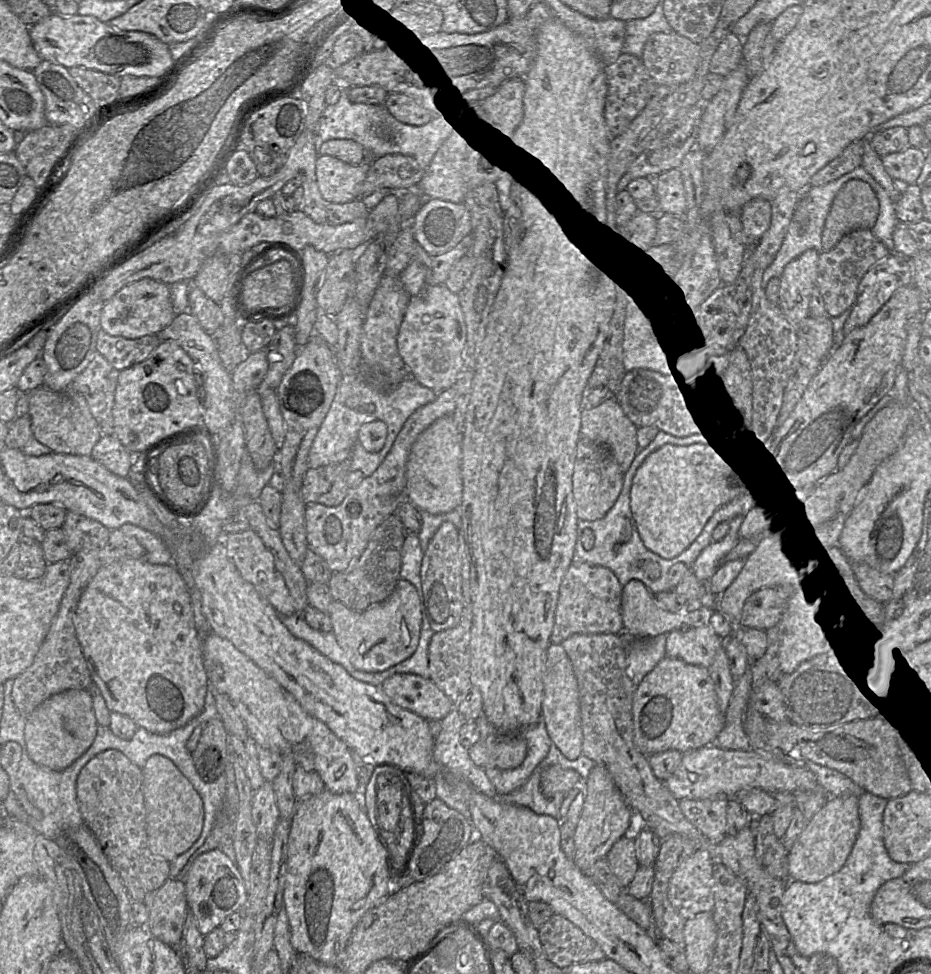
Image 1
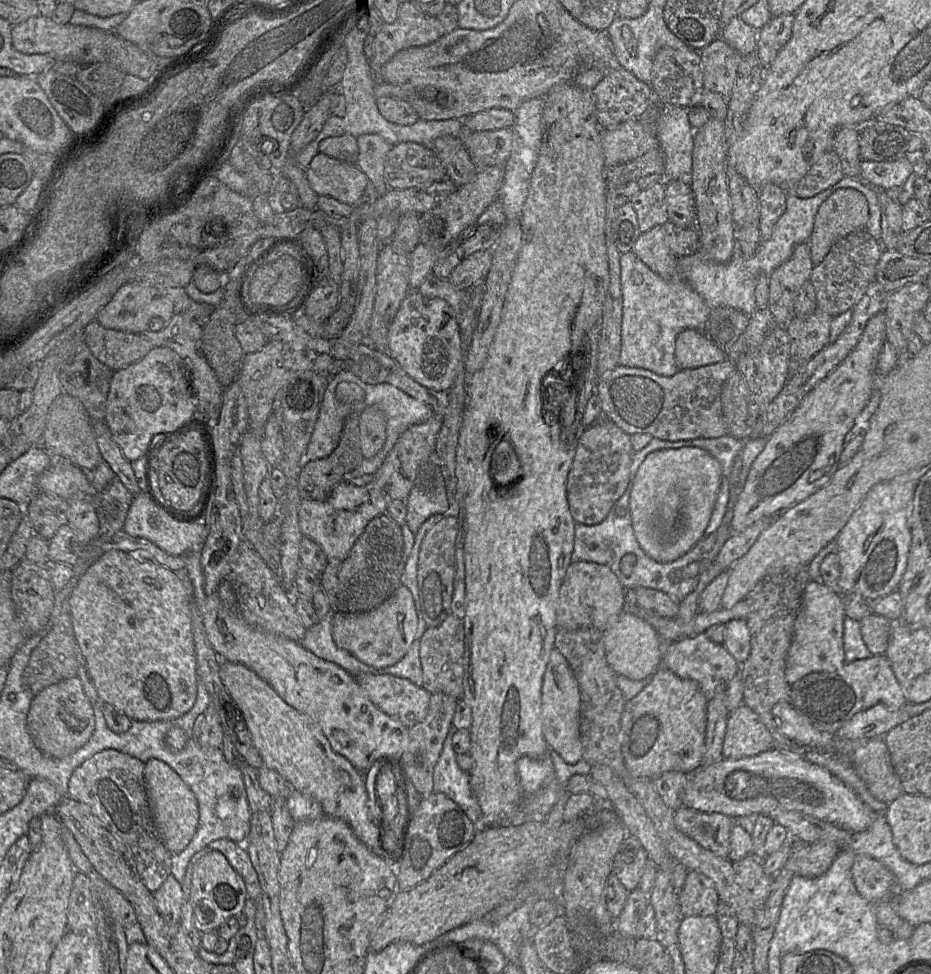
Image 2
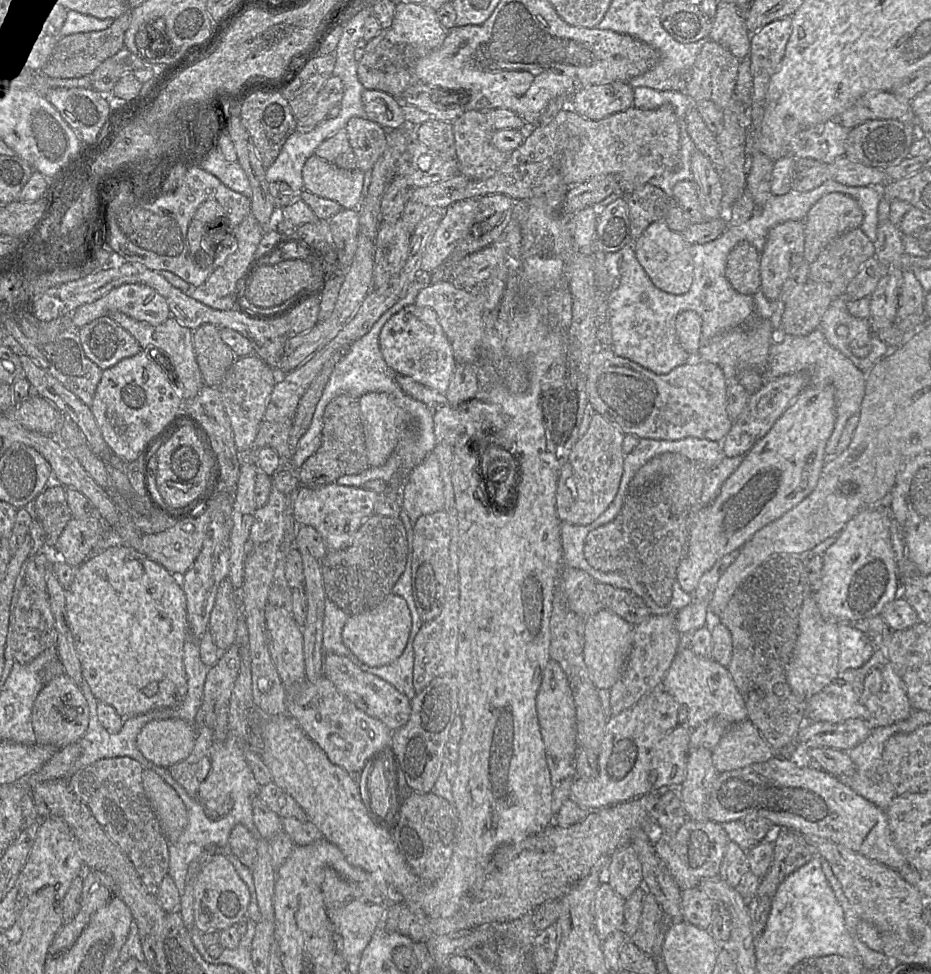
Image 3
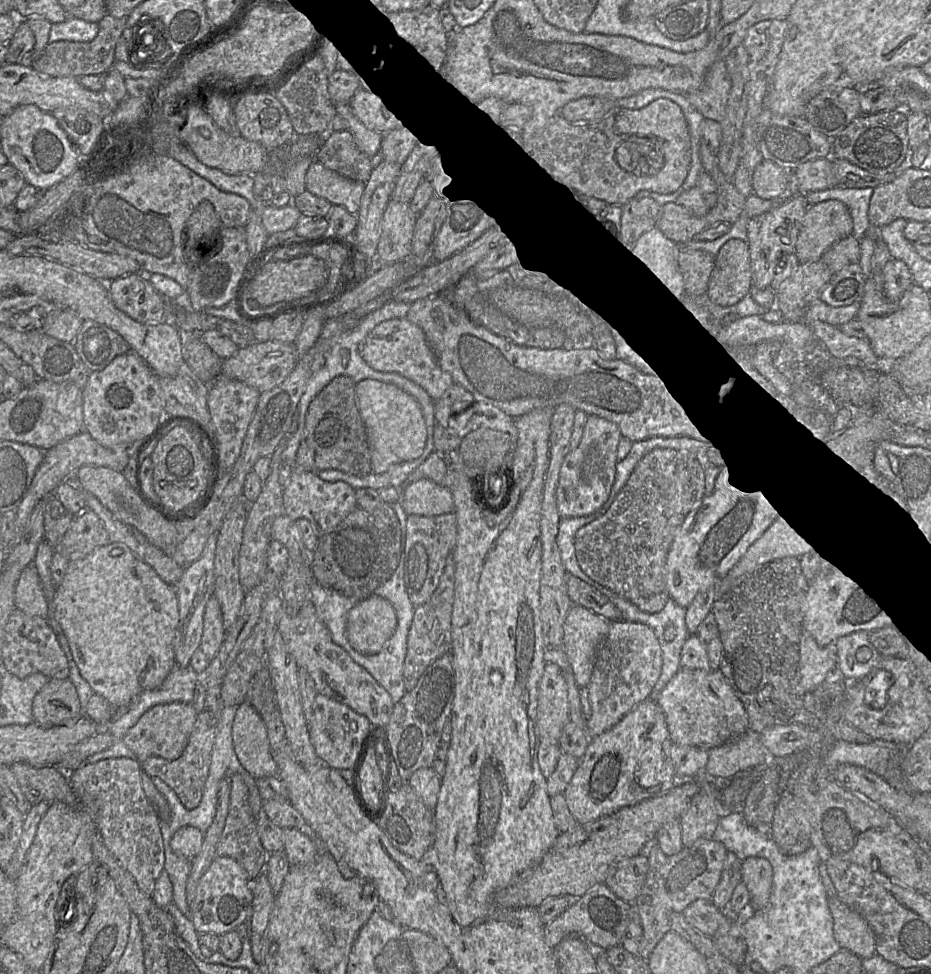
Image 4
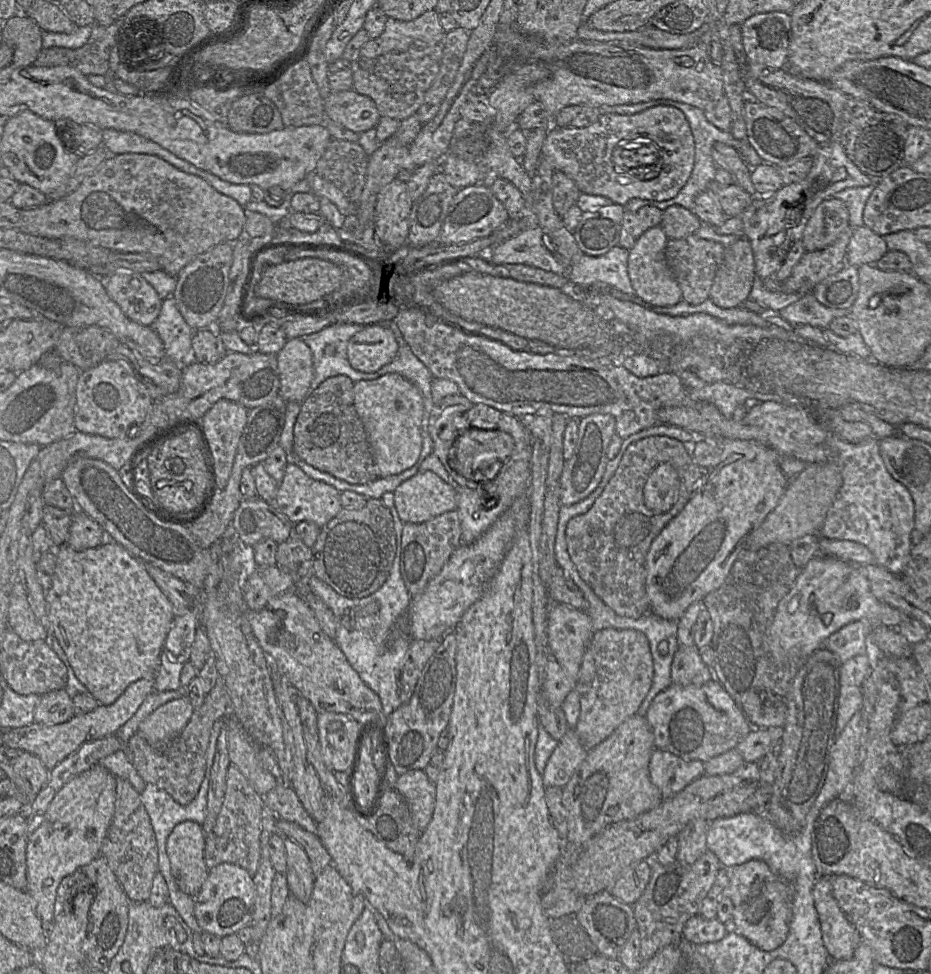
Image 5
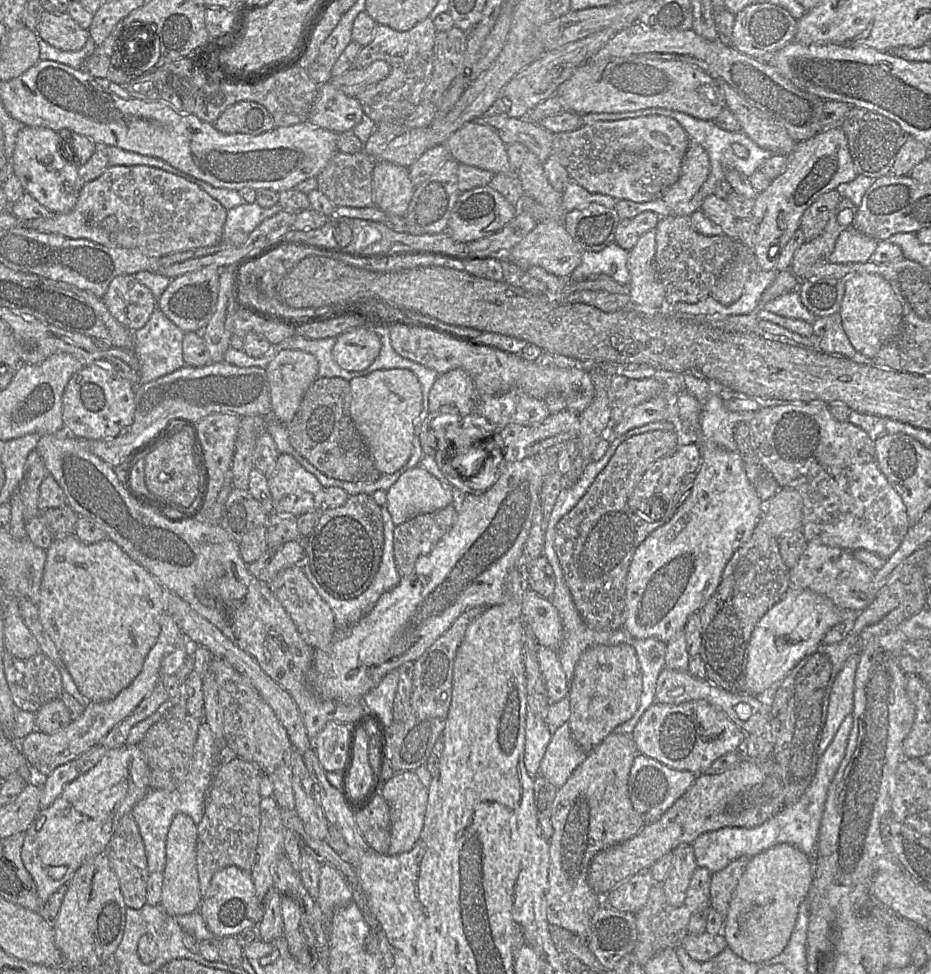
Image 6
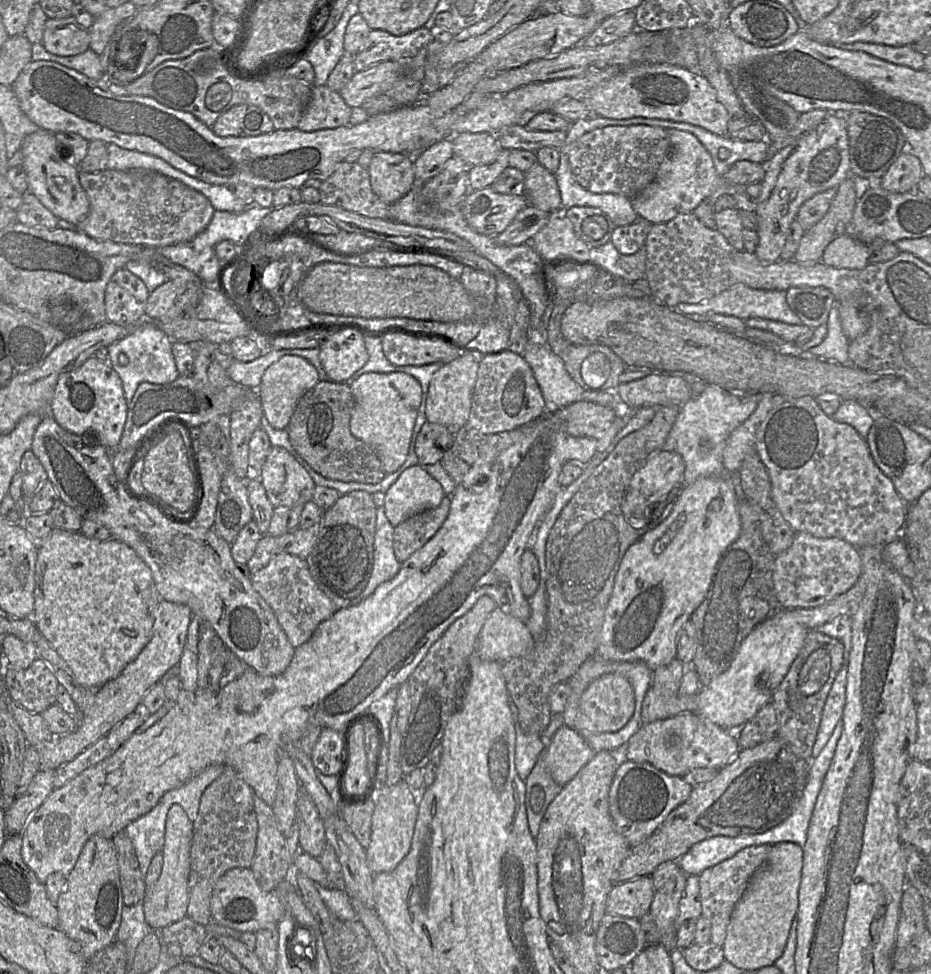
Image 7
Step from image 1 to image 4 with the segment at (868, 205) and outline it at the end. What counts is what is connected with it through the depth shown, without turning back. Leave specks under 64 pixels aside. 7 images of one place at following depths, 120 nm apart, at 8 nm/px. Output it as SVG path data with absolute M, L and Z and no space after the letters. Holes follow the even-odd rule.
M829 199L812 205L803 220L796 242L799 262L817 262L840 240L853 234L849 207L841 200Z

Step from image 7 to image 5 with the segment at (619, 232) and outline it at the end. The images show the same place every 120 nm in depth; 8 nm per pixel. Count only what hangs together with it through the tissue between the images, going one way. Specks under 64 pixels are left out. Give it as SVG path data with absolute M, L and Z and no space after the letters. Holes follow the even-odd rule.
M643 206L637 211L626 210L623 216L619 245L631 249L649 228L661 224L663 211L655 206Z

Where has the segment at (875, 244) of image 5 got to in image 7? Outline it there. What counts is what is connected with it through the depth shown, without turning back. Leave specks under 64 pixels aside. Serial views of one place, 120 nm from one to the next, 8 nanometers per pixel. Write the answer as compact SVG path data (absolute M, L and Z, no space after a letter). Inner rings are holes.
M844 233L824 250L822 262L835 268L863 269L869 264L868 244Z

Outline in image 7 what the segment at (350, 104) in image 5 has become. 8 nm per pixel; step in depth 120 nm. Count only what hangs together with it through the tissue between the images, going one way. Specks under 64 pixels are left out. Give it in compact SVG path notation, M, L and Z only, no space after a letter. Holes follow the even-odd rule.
M312 85L310 99L296 128L304 132L333 129L348 124L350 116L351 107L339 92L326 85Z

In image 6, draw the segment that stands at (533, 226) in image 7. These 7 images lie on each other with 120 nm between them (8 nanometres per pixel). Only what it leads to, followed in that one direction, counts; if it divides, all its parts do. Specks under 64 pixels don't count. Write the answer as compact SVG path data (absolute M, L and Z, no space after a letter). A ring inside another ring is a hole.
M519 209L516 215L493 234L467 242L469 257L485 258L495 256L499 260L519 243L538 222L528 212Z

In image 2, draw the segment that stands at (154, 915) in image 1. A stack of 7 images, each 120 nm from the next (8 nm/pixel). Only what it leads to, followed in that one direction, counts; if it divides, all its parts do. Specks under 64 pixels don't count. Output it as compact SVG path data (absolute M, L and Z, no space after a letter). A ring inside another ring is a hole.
M169 875L162 886L153 893L159 914L169 924L180 923L182 911L182 885Z

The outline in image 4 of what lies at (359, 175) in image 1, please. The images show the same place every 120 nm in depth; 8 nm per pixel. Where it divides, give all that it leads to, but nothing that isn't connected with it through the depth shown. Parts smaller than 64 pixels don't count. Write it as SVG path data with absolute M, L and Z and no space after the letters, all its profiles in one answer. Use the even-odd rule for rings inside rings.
M314 160L305 174L305 188L332 205L342 206L349 213L356 214L364 190L364 182L343 177Z

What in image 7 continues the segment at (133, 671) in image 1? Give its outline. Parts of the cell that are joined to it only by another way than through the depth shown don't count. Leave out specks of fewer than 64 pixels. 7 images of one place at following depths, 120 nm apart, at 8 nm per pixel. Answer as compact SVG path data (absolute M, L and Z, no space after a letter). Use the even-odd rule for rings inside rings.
M54 529L43 546L38 549L35 565L34 598L35 603L32 619L35 622L37 629L48 641L49 645L66 662L72 670L76 680L89 689L97 689L108 681L115 679L130 662L137 658L139 653L152 638L155 612L161 601L150 568L128 545L115 538L99 541L88 538L80 532L69 532L60 529Z

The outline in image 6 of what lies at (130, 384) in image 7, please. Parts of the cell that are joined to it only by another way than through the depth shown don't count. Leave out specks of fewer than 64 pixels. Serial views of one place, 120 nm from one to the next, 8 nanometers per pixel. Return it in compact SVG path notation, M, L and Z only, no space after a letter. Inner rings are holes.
M158 306L155 307L145 326L133 333L133 353L139 361L139 384L137 387L171 374L185 366L182 348L185 333Z

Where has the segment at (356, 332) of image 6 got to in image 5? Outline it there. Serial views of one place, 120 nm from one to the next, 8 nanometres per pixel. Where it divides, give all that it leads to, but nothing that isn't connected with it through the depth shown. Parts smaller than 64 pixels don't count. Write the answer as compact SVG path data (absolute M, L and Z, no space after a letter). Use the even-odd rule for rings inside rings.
M366 325L348 342L347 358L351 367L363 373L372 373L394 360L398 343L386 325Z

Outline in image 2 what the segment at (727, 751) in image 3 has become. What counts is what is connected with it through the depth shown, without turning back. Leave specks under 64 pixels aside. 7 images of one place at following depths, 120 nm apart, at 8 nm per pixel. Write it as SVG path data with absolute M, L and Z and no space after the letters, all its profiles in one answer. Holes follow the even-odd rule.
M745 704L729 712L722 758L739 759L774 748L774 741L758 715Z

